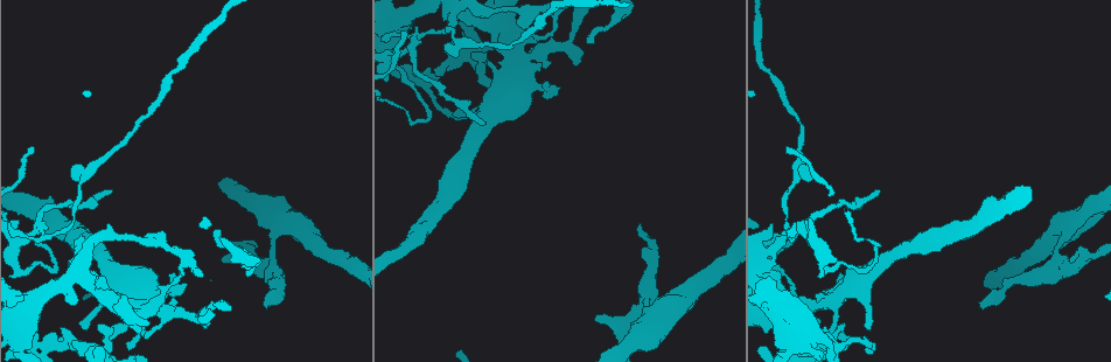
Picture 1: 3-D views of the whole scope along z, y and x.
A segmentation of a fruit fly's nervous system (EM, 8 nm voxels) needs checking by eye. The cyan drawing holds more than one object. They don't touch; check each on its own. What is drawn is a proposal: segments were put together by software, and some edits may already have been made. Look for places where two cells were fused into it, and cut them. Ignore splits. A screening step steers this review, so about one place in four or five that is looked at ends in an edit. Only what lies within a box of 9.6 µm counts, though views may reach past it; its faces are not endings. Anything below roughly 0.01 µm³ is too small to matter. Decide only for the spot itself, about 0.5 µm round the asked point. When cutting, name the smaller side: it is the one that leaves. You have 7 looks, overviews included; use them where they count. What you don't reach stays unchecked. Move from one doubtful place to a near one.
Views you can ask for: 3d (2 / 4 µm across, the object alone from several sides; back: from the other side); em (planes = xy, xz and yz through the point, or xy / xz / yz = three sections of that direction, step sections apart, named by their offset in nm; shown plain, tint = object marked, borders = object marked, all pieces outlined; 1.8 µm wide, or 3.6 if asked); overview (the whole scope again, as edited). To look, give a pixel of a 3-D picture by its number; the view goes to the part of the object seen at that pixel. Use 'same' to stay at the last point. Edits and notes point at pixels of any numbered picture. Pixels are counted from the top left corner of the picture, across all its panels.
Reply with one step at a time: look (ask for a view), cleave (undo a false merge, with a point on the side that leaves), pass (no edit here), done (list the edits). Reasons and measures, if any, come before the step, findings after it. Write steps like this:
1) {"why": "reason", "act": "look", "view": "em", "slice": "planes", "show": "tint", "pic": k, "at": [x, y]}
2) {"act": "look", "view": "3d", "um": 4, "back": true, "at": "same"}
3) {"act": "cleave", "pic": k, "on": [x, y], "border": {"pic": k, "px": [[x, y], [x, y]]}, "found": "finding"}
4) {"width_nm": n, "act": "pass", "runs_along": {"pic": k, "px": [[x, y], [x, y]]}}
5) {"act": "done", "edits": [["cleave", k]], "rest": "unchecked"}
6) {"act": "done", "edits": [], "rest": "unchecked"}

{"why": "sudden change in width", "act": "look", "view": "em", "um": 3.6, "slice": "planes", "show": "plain", "pic": 1, "at": [520, 83]}

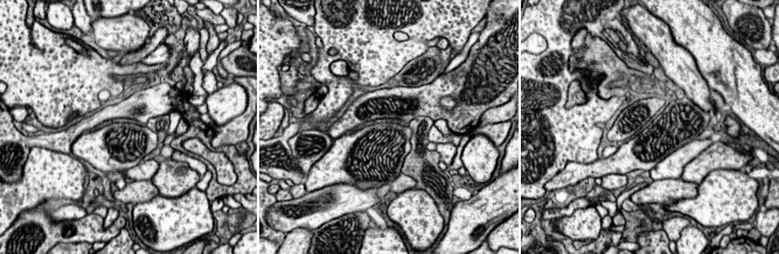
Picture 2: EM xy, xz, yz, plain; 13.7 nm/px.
{"act": "look", "view": "em", "um": 3.6, "slice": "planes", "show": "tint", "at": "same"}

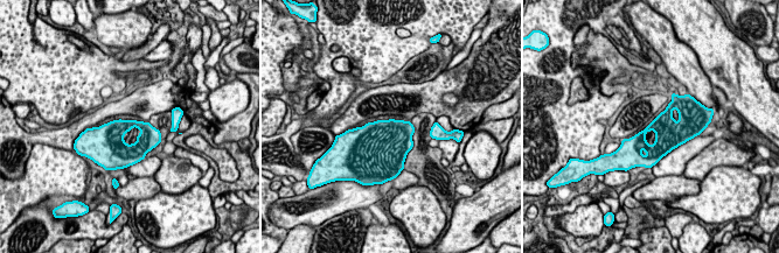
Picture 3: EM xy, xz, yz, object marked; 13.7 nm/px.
{"act": "pass", "found": "one cell here"}

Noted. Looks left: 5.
{"why": "a fork", "act": "look", "view": "em", "slice": "xy", "step": 4, "show": "tint", "pic": 1, "at": [195, 313]}

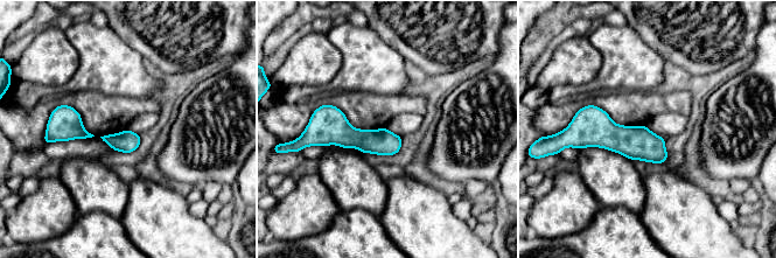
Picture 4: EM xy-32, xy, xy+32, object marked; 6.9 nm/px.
{"act": "look", "view": "em", "slice": "planes", "show": "borders", "at": "same"}

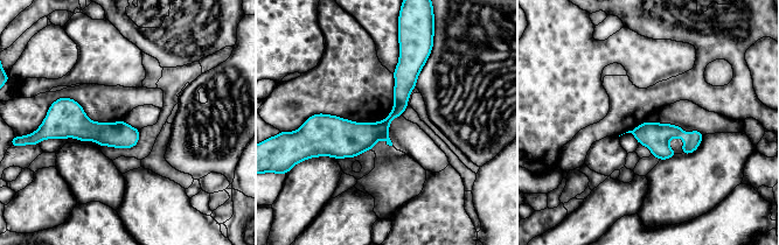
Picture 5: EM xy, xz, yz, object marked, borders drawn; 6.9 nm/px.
{"act": "pass", "runs_along": {"pic": 5, "px": [[421, 63], [376, 131], [317, 118]]}, "found": "one cell here"}

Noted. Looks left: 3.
{"why": "sharp bend", "act": "look", "view": "em", "slice": "planes", "show": "tint", "pic": 1, "at": [619, 11]}

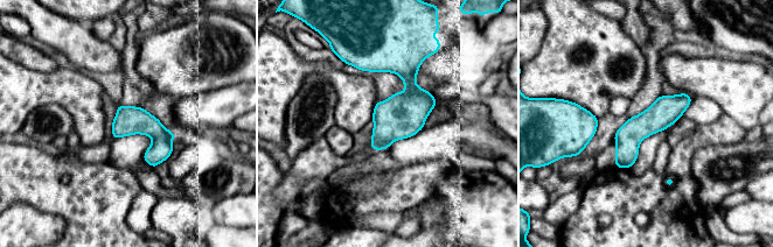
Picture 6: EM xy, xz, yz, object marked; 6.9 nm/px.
{"width_nm": 190, "act": "pass", "runs_along": {"pic": 6, "px": [[688, 98], [652, 120], [619, 164]]}, "found": "continuous, no second cell"}

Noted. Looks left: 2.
{"act": "done", "edits": [], "rest": "unchecked"}

